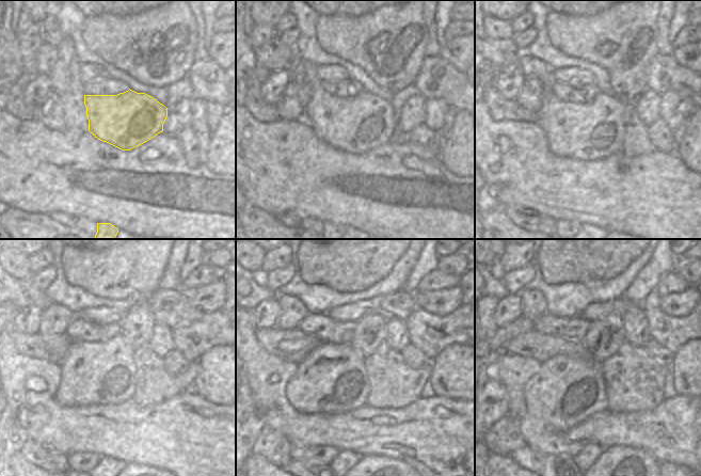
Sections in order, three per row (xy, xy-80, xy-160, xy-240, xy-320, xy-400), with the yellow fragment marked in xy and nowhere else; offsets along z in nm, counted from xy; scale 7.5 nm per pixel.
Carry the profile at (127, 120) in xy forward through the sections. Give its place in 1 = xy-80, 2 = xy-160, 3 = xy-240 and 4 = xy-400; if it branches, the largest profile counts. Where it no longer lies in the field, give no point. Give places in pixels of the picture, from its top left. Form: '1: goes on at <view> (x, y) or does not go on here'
1: goes on at xy-80 (356, 125)
2: goes on at xy-160 (589, 131)
3: goes on at xy-240 (92, 373)
4: goes on at xy-400 (567, 390)

